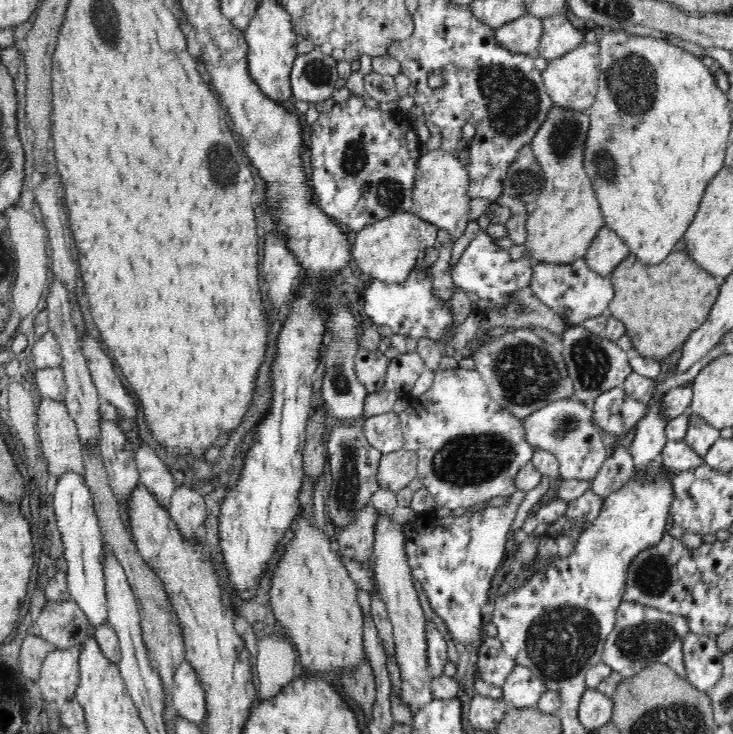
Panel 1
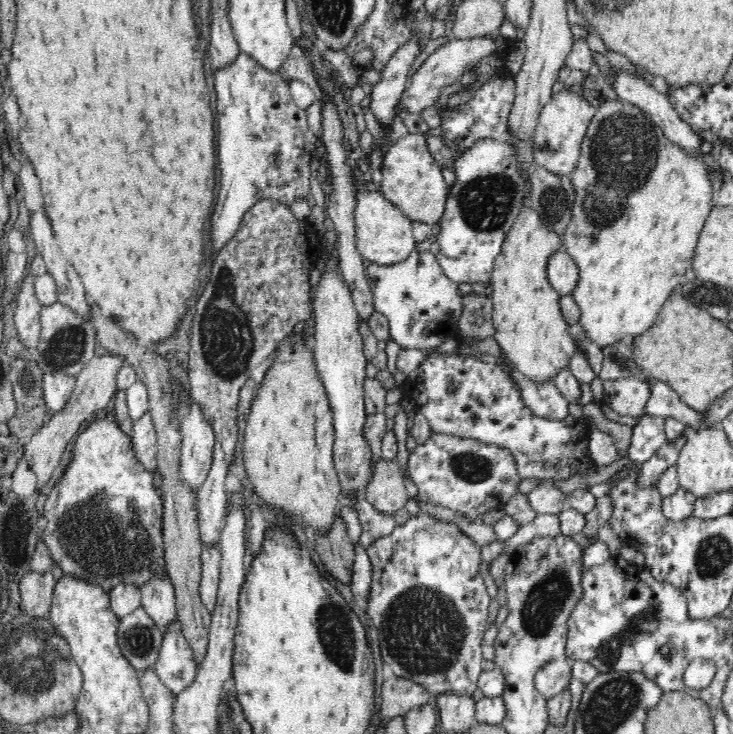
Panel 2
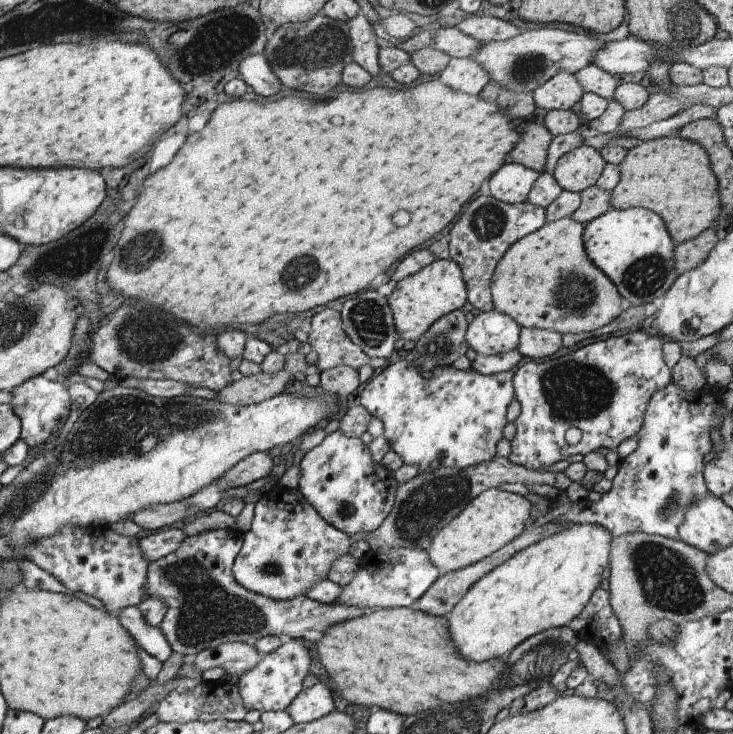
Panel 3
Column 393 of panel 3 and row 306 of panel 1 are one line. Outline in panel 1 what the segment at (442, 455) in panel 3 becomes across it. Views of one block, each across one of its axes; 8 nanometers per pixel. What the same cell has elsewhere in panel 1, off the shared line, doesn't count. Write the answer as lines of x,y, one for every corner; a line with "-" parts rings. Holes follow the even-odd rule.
412,269
410,274
397,283
385,283
378,279
369,279
369,285
363,294
363,310
374,325
387,326
393,334
401,334
416,341
427,338
438,344
458,334
459,327
454,325
454,312
450,299
440,299
436,295
433,280
424,270

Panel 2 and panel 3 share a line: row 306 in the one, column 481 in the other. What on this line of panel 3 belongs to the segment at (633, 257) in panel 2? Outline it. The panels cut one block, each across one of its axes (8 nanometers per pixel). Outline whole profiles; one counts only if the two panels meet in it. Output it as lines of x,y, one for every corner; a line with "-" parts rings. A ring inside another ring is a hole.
569,524
568,527
516,552
503,564
491,569
482,579
475,581
459,602
454,604
451,612
445,615
456,646
455,653
474,663
503,658
508,655
509,650
529,636
547,628
560,628
578,618
599,584
603,568
608,566
612,538
602,525

